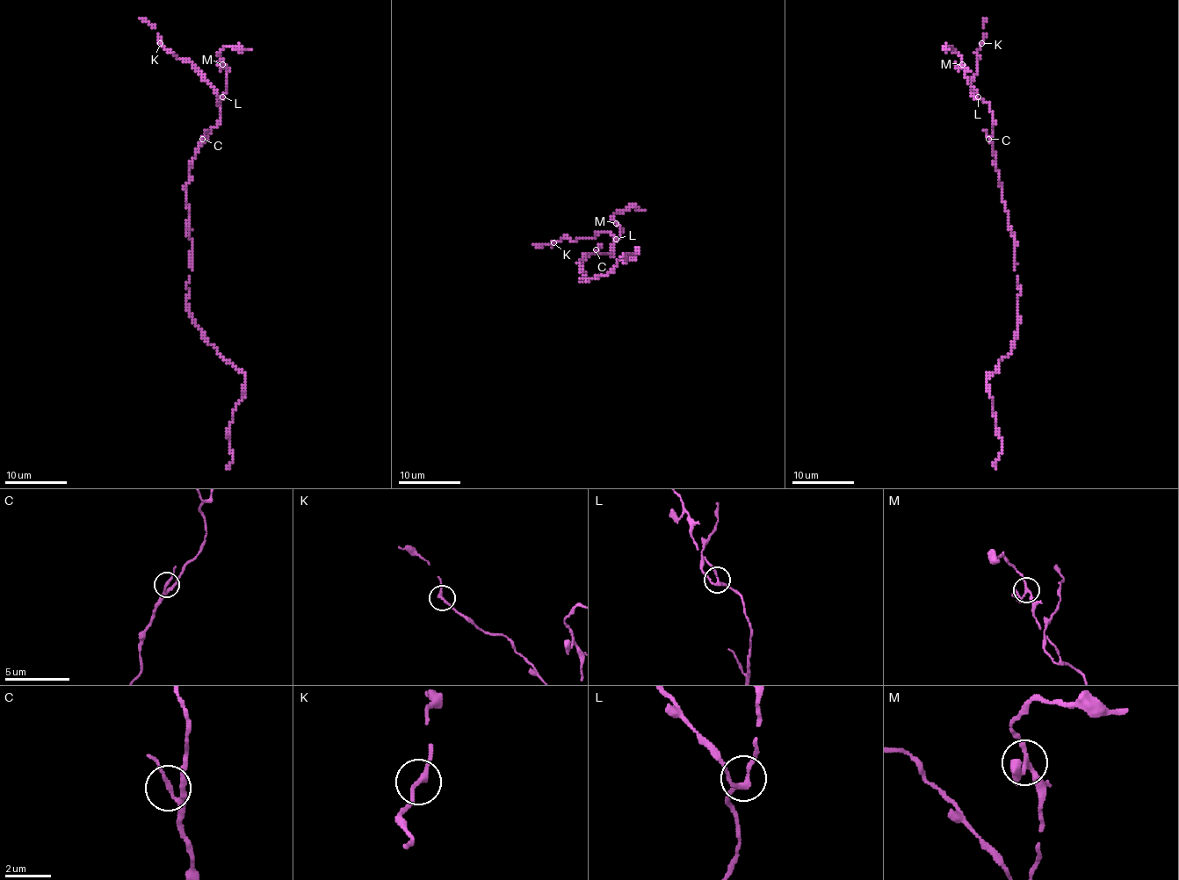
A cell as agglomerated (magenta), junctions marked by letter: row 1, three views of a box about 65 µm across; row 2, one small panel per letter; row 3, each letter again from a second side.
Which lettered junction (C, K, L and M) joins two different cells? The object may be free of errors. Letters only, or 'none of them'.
none of them

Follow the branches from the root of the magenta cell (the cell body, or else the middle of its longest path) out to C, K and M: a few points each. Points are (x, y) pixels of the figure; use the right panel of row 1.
C: (1014, 232), (1009, 226), (1009, 215), (1001, 196), (1002, 187), (988, 139)
K: (1014, 232), (992, 153), (992, 111), (987, 103), (973, 95), (970, 84), (978, 70), (976, 50), (981, 42)
M: (1014, 232), (1009, 226), (1009, 215), (1001, 196), (1002, 187), (992, 153), (992, 111), (968, 82), (962, 64)

